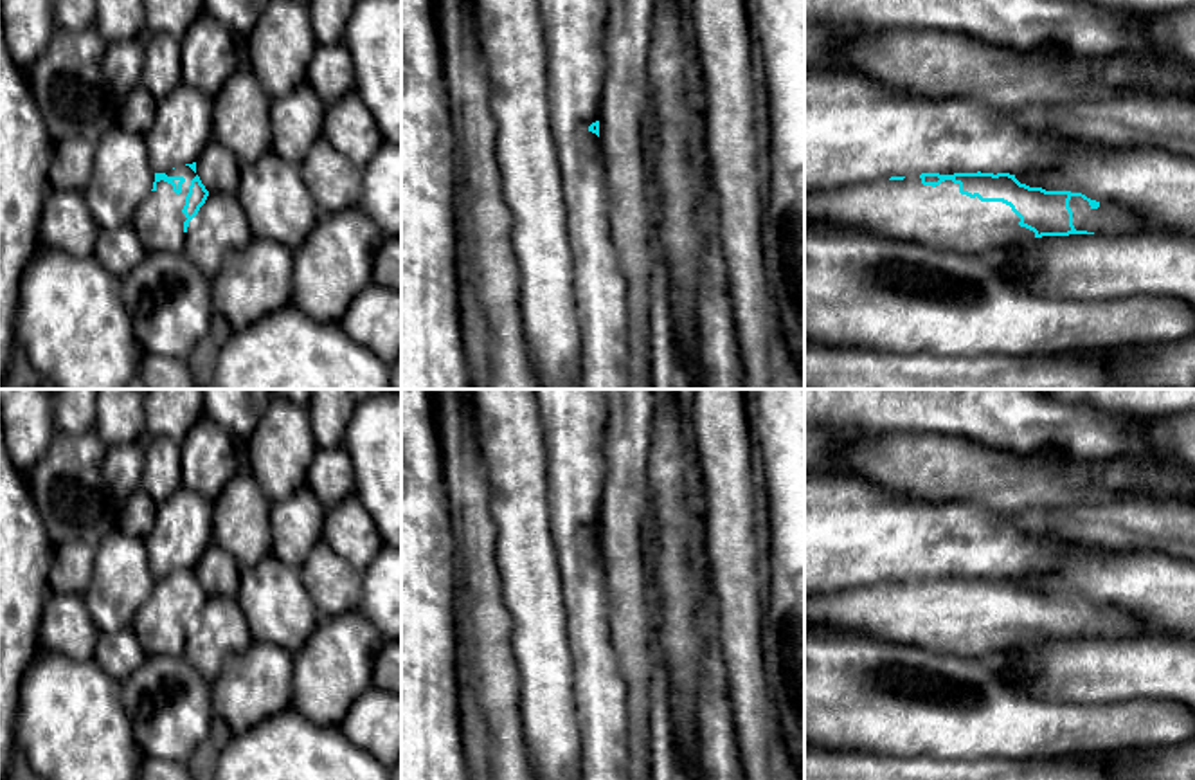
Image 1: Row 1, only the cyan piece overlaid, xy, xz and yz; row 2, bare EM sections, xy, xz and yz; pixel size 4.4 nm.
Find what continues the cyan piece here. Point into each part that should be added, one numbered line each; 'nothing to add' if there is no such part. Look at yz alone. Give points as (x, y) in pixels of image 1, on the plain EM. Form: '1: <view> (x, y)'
1: yz (1158, 589)

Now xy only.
1: xy (123, 580)

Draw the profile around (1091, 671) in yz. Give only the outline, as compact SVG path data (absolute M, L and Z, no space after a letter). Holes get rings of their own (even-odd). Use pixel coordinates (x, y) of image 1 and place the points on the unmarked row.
M1146 632L1130 638L1042 639L1010 647L1011 667L1022 676L1022 694L1082 704L1130 699L1175 701L1195 712L1195 639Z

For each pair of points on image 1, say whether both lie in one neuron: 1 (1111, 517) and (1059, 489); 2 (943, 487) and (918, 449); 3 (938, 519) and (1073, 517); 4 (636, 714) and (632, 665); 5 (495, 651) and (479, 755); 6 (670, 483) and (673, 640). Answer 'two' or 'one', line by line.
1: two
2: one
3: two
4: one
5: two
6: one

